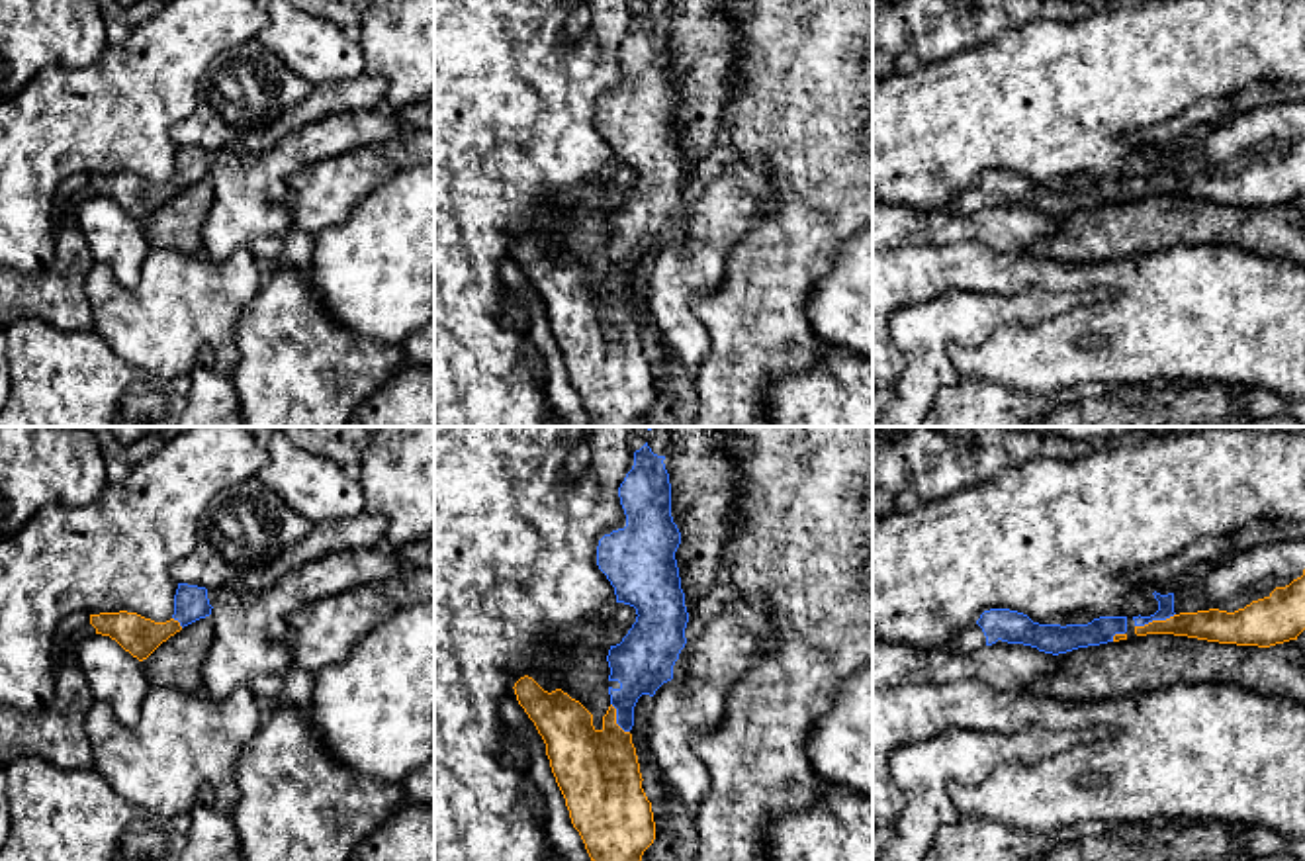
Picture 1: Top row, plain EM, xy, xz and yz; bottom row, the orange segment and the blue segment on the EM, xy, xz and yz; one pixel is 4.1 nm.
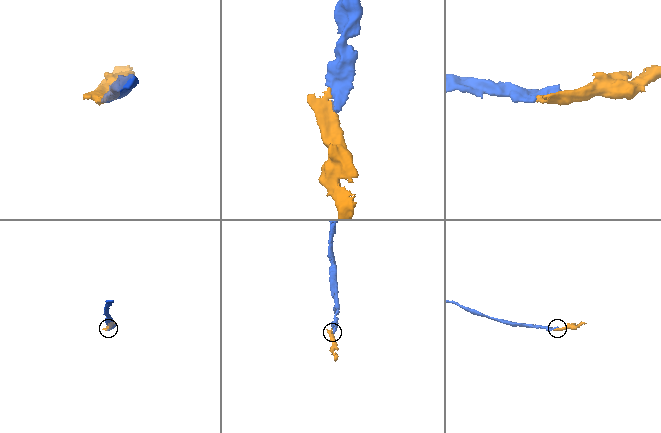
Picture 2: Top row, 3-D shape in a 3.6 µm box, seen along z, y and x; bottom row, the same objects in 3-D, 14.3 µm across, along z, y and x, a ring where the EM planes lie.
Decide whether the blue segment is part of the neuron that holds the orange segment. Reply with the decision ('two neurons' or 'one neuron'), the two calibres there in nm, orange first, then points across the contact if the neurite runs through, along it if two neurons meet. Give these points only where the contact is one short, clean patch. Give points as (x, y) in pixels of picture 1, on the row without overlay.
one neuron; calibres 140 and 70 nm; way yz (1214, 186), (1155, 182), (1165, 173)

